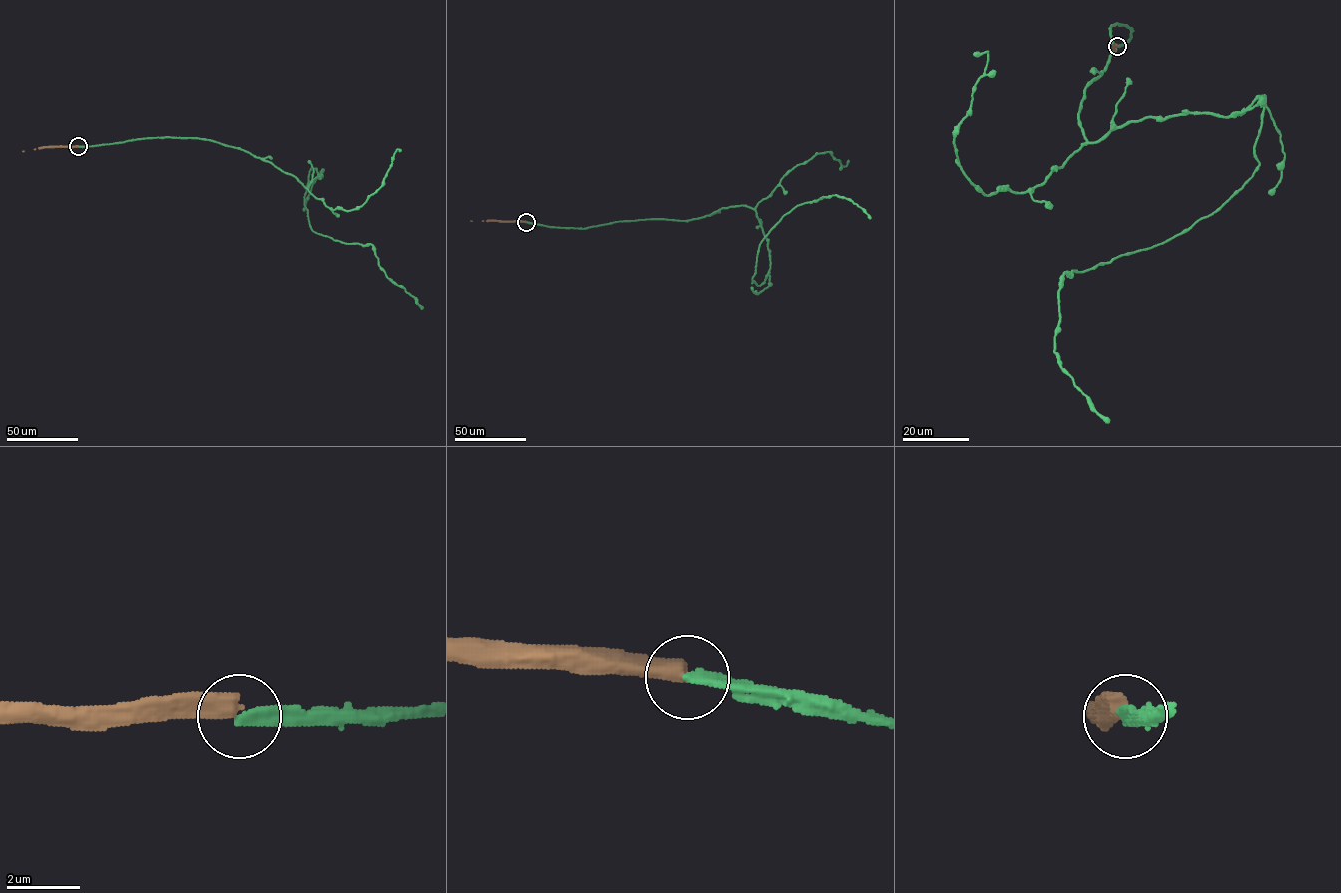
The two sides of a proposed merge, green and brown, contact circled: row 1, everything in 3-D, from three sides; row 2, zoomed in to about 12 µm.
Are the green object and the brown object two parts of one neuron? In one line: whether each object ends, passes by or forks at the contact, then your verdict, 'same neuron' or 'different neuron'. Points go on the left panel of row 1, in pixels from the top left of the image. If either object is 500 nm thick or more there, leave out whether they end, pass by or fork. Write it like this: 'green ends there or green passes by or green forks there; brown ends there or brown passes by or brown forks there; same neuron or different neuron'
different neuron

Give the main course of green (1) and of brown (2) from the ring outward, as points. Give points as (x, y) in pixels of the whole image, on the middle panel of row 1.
1: (526, 222), (581, 228), (746, 205), (768, 242), (760, 285), (759, 245), (797, 206), (837, 195), (870, 218)
2: (526, 222), (470, 221)

